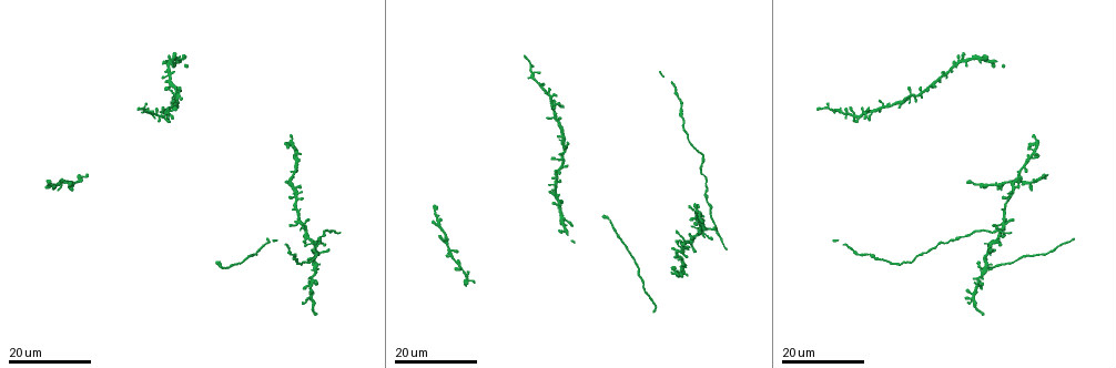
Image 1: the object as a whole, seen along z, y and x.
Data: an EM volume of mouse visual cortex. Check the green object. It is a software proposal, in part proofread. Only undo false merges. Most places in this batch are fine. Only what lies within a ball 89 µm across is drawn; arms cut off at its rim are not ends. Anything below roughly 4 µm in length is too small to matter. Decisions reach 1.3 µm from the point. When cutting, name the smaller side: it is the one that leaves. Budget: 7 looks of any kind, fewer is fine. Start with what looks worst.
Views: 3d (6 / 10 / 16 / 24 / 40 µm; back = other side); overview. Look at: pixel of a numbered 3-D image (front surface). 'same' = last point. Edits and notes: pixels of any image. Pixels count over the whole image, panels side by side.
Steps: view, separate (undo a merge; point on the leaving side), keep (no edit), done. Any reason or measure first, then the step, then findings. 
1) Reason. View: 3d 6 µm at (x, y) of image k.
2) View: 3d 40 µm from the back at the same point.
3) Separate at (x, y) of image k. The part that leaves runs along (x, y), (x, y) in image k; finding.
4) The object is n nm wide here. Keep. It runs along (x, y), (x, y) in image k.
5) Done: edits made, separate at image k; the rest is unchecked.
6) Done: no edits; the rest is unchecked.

A fork. View: 3d 24 µm at (682, 244) of image 1.

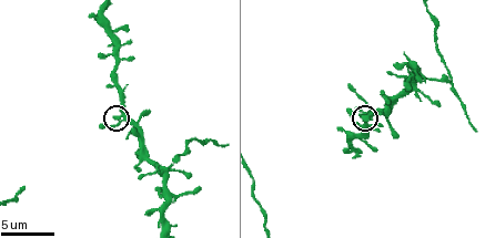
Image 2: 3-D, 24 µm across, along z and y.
View: 3d 6 µm at (369, 115) of image 2.

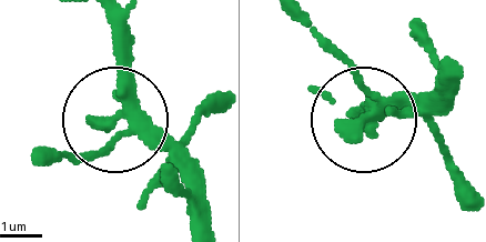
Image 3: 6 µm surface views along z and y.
From behind. View: 3d 6 µm from the back at (111, 119) of image 3.

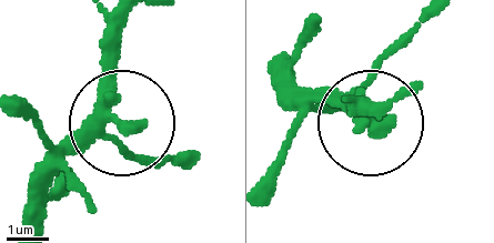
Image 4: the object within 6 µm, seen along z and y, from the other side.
Keep. All the same neuron.

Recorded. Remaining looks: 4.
Arms run side by side. View: 3d 10 µm at (166, 169) of image 2.

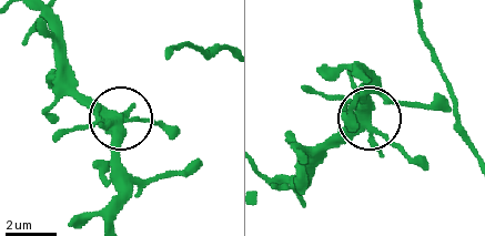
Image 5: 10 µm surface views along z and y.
The object is 390 nm wide here. Keep. All the same neuron.

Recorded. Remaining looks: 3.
Four or more arms meet. View: 3d 16 µm at (165, 111) of image 1.

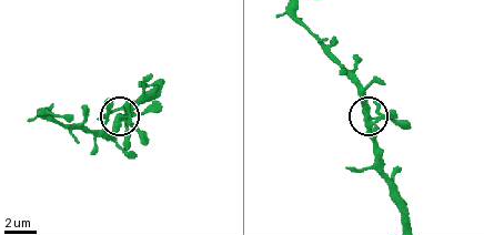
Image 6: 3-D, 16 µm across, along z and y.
View: 3d 6 µm at (368, 120) of image 6.

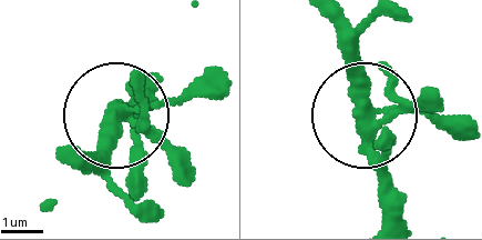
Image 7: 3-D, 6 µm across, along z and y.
5 arms meet here. Keep. All the same neuron.

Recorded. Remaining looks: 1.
Done: no edits; the rest is unchecked.

